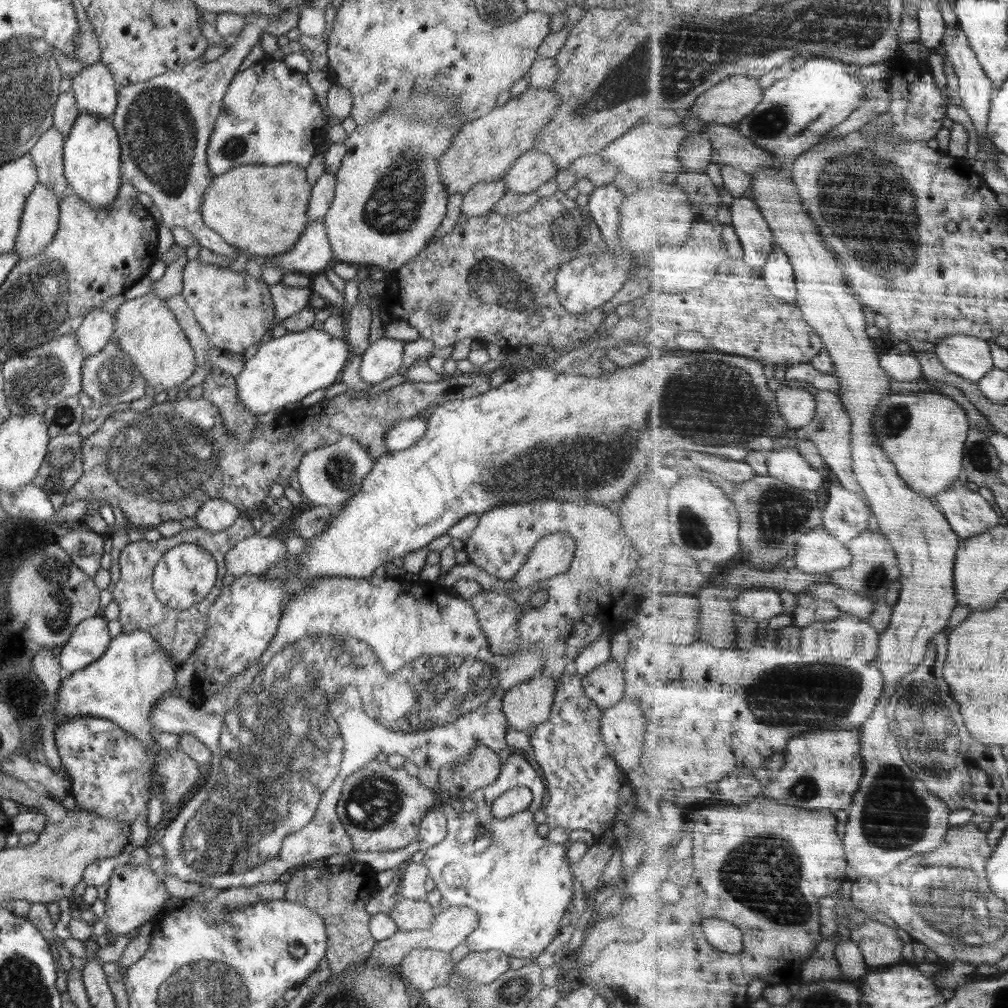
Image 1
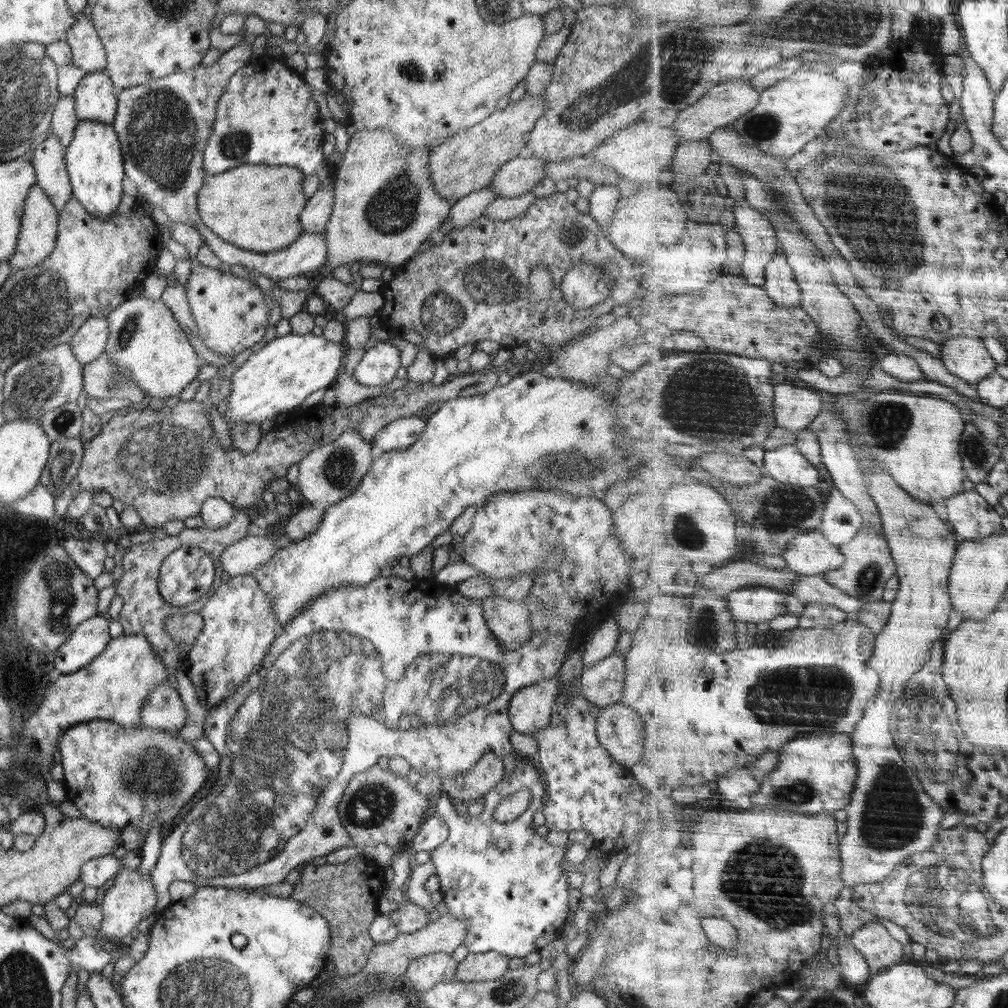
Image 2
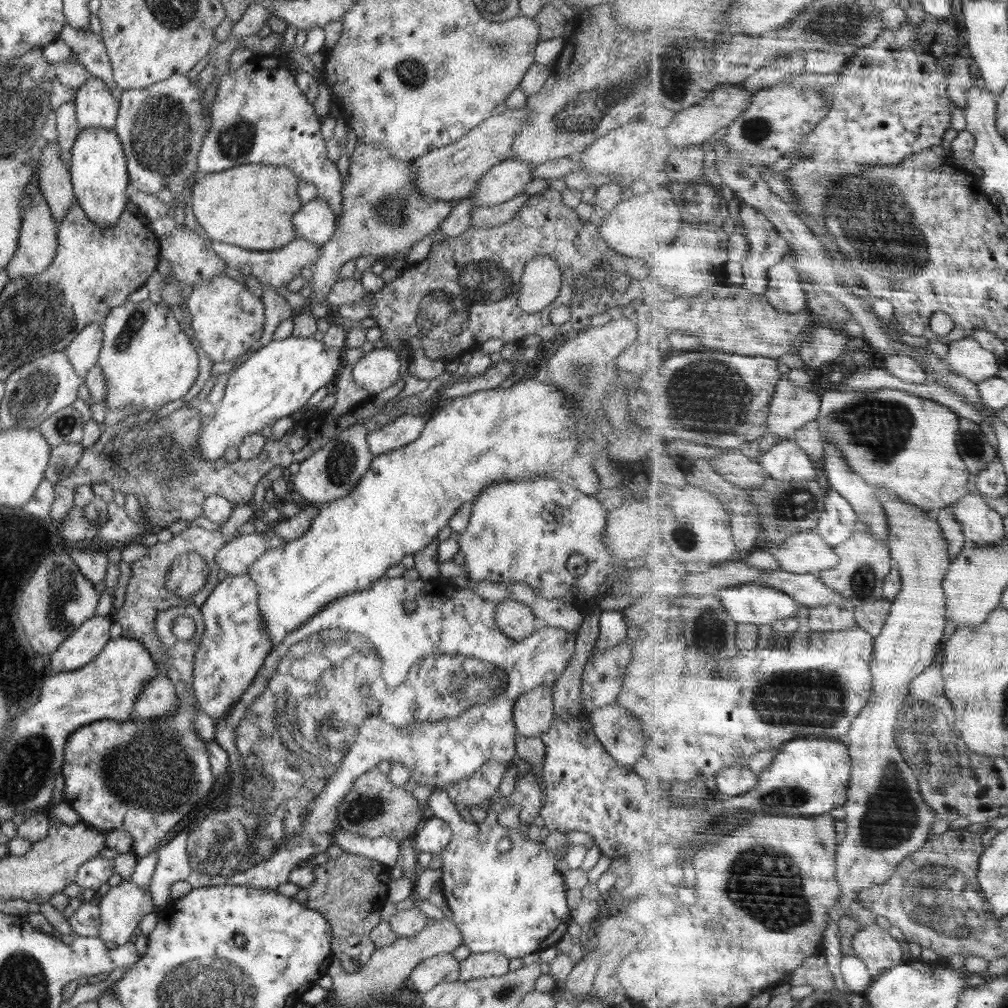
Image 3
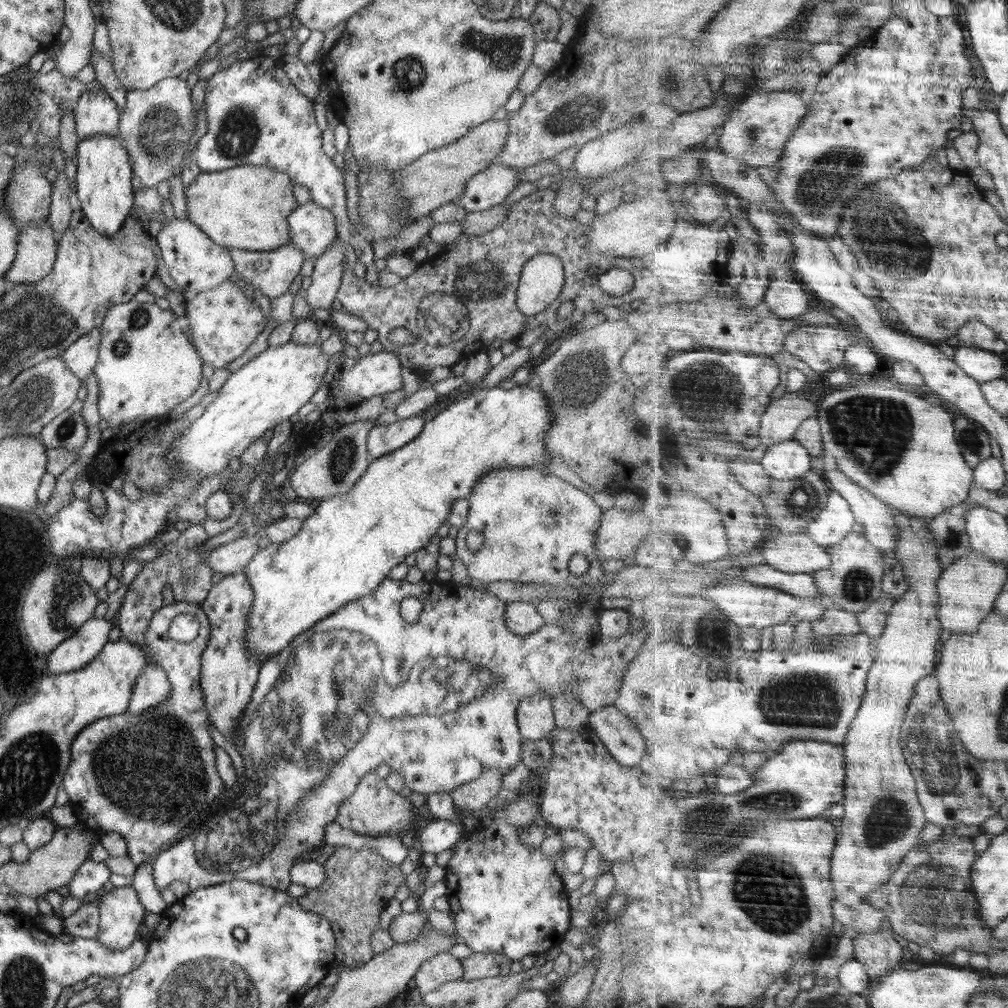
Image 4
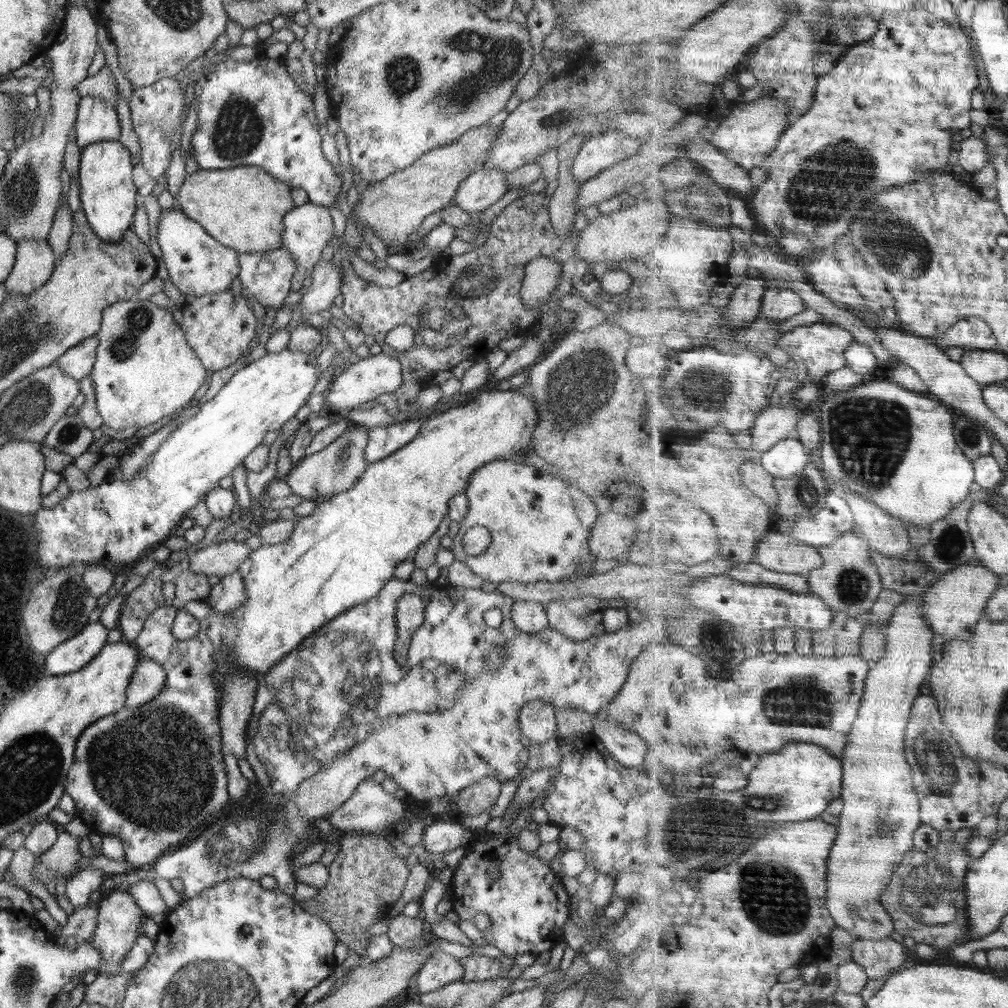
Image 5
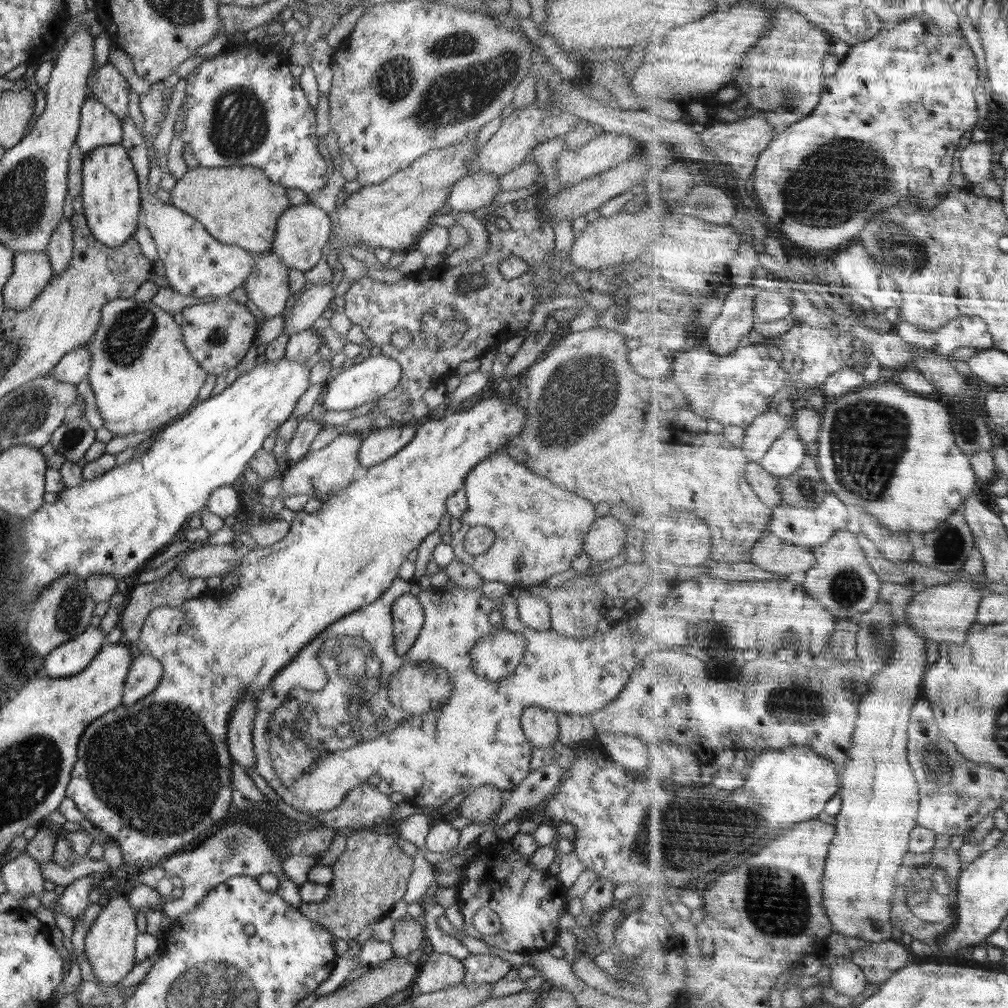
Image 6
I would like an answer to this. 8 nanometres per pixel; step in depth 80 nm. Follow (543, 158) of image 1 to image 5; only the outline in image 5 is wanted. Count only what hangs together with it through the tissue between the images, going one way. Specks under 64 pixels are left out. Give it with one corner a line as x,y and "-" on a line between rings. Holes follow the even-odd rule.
483,166
470,173
458,187
454,204
464,212
480,215
486,208
496,204
508,190
504,171

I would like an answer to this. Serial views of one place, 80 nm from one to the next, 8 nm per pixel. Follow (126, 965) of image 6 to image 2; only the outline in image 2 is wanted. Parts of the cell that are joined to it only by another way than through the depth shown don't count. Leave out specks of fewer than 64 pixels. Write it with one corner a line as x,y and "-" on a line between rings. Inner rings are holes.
120,869
111,886
102,898
100,910
102,912
102,937
119,942
121,938
134,935
136,928
142,920
150,915
157,915
155,911
157,892
153,887
151,875
143,875
138,869

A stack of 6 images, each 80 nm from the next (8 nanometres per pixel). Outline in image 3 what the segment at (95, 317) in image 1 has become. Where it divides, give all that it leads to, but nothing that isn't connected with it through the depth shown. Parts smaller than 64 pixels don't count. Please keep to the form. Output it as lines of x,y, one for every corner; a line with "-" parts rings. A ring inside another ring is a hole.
88,324
78,336
73,338
71,344
64,350
66,358
72,364
72,368
80,375
79,399
85,400
91,397
85,379
87,371
90,368
94,368
98,363
103,337
104,334
102,334
101,326
98,326
98,324

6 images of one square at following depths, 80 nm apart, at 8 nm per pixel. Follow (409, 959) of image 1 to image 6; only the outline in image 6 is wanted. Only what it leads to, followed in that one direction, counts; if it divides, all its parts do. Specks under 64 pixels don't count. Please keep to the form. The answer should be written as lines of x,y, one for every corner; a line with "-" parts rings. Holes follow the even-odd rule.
429,950
428,960
420,968
416,982
421,993
431,993
458,984
465,977
465,966
459,958
433,950

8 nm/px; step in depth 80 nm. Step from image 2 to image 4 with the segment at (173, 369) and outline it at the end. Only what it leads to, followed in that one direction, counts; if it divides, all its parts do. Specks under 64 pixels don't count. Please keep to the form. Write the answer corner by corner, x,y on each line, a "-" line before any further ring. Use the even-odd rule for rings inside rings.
138,298
133,299
131,302
126,302
123,304
118,304
111,306
111,308
106,312
106,317
101,325
101,341
99,345
99,354
97,359
96,367
94,368
93,373
96,375
99,384
99,416
102,420
108,422
108,425
111,429
118,428
122,426
122,423
127,425
141,423
142,426
148,426
150,422
162,417
167,416
167,414
180,402
186,400
193,392
200,386
202,382
203,362
196,352
194,345
188,341
188,338
184,335
181,330
181,321
175,317
175,314
169,310
162,310
160,306
157,306
156,303
143,302

